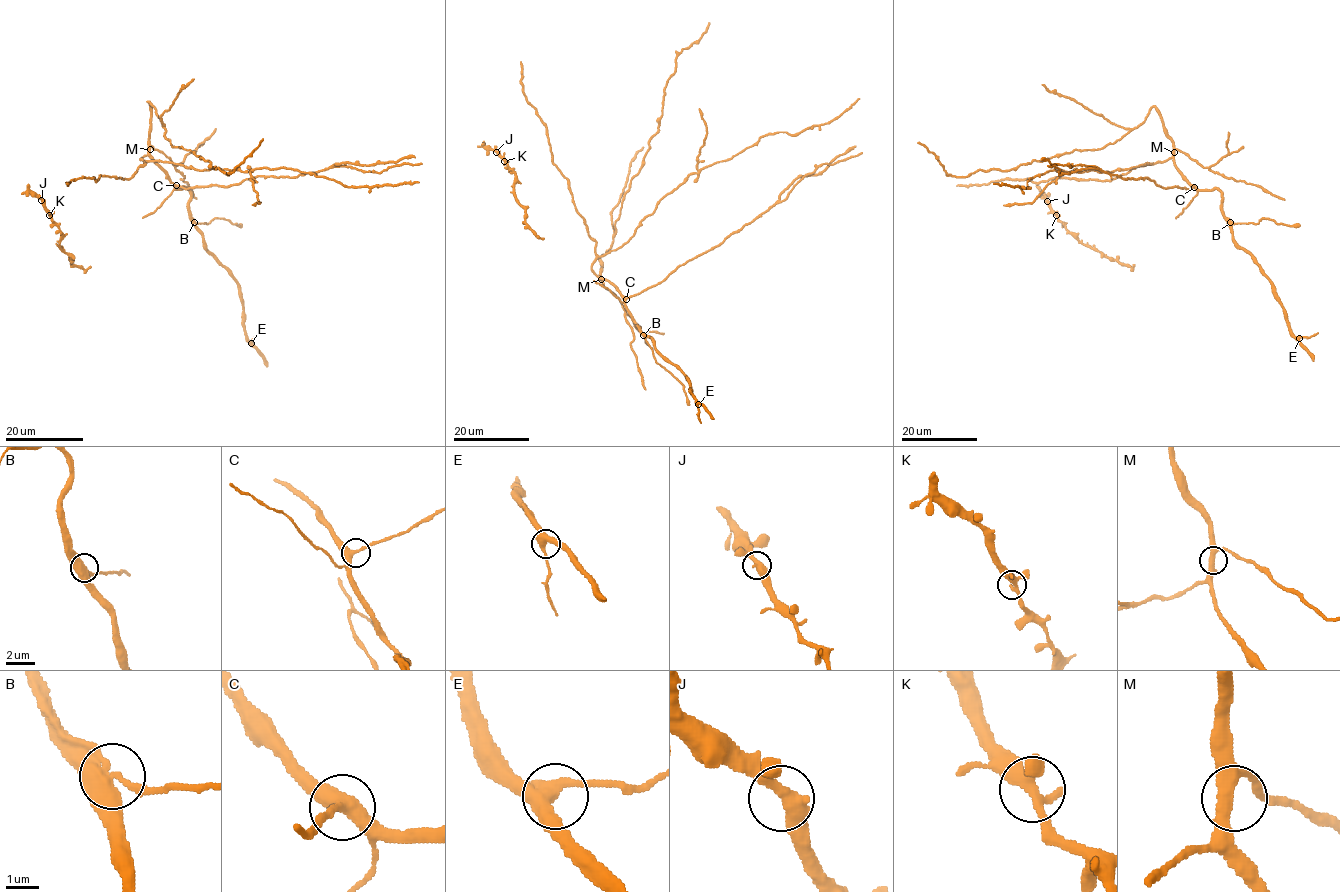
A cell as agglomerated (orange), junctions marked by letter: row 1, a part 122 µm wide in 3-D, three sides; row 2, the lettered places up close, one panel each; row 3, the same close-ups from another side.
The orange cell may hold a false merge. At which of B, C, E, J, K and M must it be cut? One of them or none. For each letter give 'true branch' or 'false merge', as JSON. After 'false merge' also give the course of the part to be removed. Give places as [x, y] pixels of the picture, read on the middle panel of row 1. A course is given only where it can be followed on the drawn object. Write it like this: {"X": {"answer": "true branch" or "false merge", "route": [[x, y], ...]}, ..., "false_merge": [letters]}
{"B": {"answer": "true branch"}, "C": {"answer": "true branch"}, "E": {"answer": "true branch"}, "J": {"answer": "true branch"}, "K": {"answer": "true branch"}, "M": {"answer": "true branch"}, "false_merge": []}

